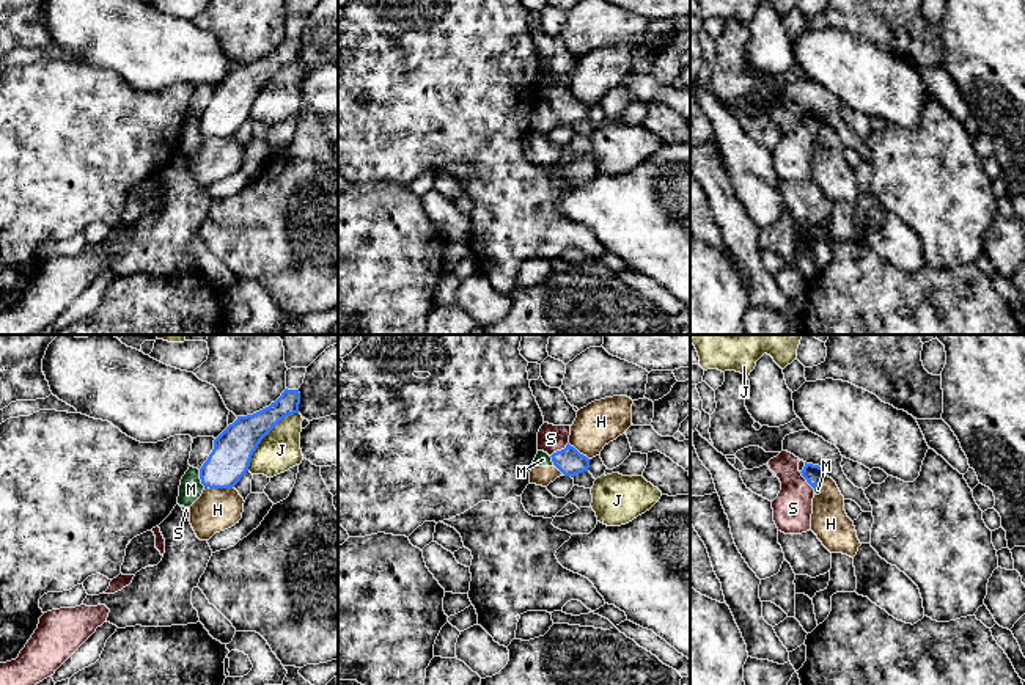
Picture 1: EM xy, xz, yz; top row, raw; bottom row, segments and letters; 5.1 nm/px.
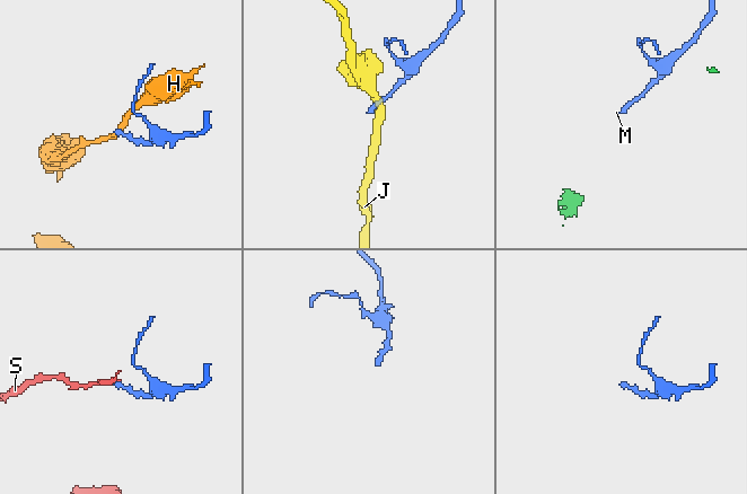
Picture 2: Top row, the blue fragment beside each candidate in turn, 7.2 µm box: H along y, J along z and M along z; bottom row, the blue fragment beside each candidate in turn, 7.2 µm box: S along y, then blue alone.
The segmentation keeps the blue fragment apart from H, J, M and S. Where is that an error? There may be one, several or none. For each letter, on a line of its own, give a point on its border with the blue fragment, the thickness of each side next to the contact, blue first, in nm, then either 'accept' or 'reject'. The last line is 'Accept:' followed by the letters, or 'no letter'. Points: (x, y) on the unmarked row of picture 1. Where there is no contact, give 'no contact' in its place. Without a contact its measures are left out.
H: xy (219, 135) | 200/220 nm | reject
J: xy (264, 84) | 200/200 nm | reject
M: xy (200, 126) | 200/120 nm | reject
S: xz (562, 98) | 140/140 nm | accept
Accept: S

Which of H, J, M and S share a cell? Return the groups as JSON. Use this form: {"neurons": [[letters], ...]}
{"neurons": [["H", "M"], ["J"], ["S"]]}

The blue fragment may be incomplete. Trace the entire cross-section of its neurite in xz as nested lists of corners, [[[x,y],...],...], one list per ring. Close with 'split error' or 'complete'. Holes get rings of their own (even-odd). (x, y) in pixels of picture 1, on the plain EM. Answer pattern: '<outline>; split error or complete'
[[[544,71],[538,80],[538,99],[552,105],[553,113],[564,123],[574,126],[588,119],[590,108],[569,93],[571,74],[553,74]]]; split error

